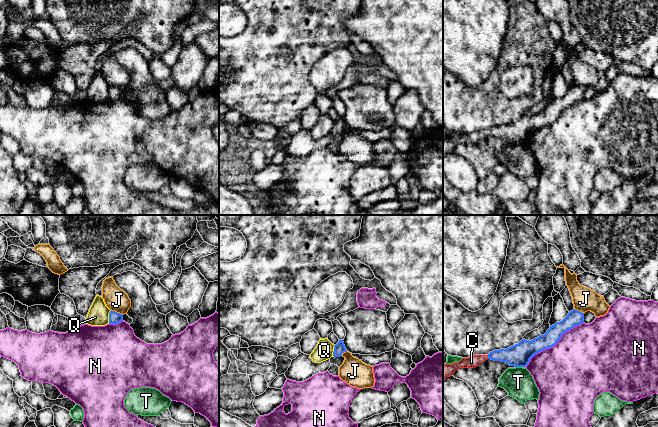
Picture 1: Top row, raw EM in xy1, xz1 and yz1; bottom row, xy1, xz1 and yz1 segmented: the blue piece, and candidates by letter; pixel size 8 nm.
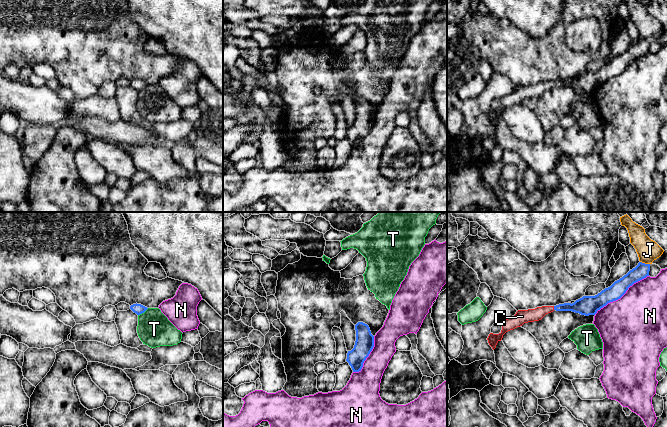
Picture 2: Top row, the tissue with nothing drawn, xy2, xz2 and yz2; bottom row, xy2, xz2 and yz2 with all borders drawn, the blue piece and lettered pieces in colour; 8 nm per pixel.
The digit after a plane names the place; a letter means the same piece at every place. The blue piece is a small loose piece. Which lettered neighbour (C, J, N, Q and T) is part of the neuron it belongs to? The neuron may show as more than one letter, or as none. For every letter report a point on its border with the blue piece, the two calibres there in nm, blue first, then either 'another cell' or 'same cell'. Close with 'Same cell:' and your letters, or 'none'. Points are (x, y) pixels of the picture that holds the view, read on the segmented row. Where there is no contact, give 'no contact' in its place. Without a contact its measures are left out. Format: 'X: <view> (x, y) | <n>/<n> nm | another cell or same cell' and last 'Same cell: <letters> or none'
C: yz1 (488, 357) | 190/100 nm | same cell
J: xy1 (116, 312) | 100/180 nm | another cell
N: yz1 (554, 344) | 160/480 nm | another cell
Q: xy1 (109, 317) | 100/170 nm | another cell
T: xy2 (143, 312) | 80/280 nm | another cell
Same cell: C

